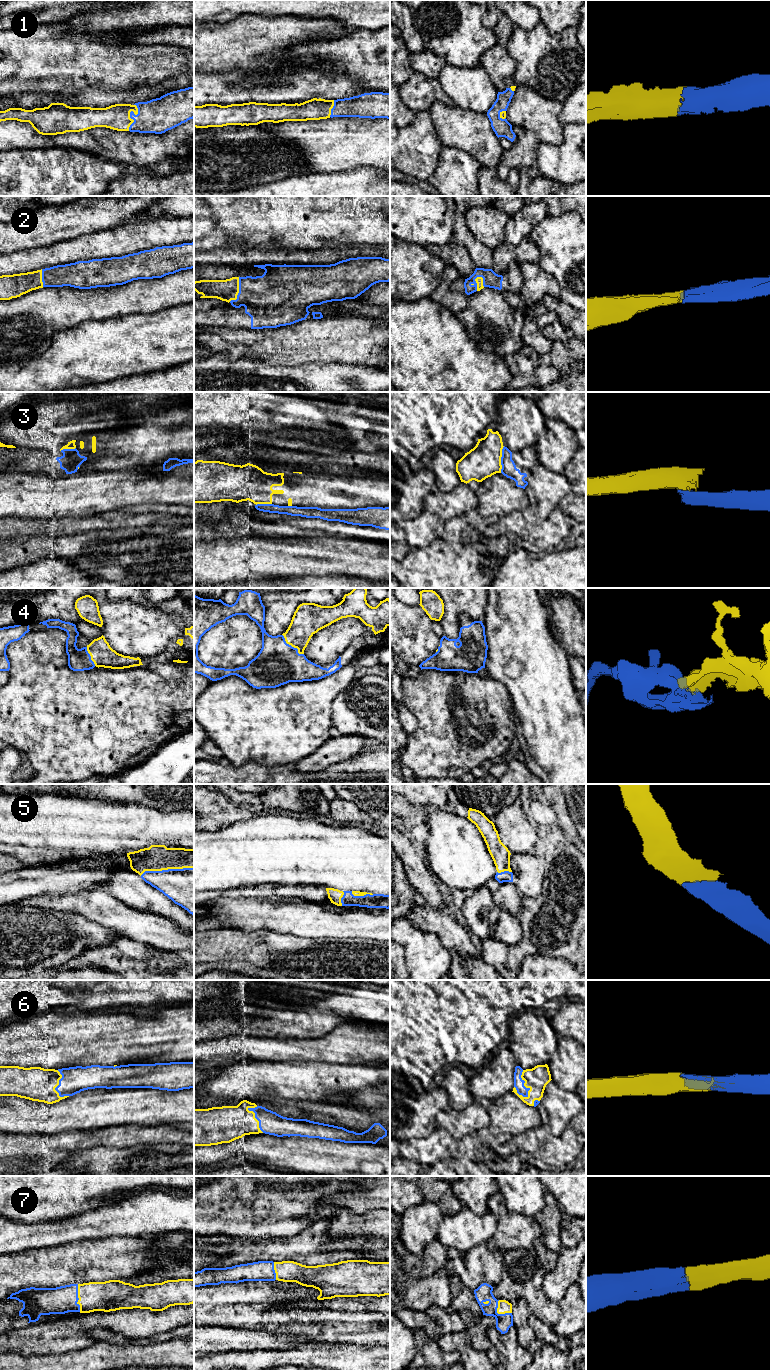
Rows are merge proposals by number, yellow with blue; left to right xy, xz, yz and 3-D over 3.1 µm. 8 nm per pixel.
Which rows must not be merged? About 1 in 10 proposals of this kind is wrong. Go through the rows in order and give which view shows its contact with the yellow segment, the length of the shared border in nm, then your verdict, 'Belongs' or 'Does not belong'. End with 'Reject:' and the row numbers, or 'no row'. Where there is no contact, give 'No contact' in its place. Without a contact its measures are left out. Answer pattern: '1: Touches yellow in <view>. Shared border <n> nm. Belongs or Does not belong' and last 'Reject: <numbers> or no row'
1: Touches yellow in xy. Shared border 220 nm. Belongs
2: Touches yellow in xz. Shared border 220 nm. Belongs
3: Touches yellow in yz. Shared border 220 nm. Does not belong
4: Touches yellow in xz. Shared border 240 nm. Belongs
5: Touches yellow in xy. Shared border 440 nm. Belongs
6: Touches yellow in yz. Shared border 220 nm. Belongs
7: Touches yellow in xy. Shared border 220 nm. Belongs
Reject: 3

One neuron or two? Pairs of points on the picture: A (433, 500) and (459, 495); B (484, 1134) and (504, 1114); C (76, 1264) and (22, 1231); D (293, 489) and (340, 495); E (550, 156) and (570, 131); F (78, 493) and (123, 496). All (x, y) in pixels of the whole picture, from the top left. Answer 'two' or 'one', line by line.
A: one
B: two
C: two
D: one
E: one
F: one

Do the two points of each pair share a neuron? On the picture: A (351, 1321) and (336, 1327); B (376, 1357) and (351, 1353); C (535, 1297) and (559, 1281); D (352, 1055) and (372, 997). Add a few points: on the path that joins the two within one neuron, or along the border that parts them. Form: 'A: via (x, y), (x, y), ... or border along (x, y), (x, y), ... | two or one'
A: via (347, 1325), (340, 1327) | one
B: via (370, 1357), (357, 1357) | one
C: border along (544, 1293), (549, 1299), (557, 1303) | two
D: border along (340, 1023), (366, 1023), (379, 1026) | two

